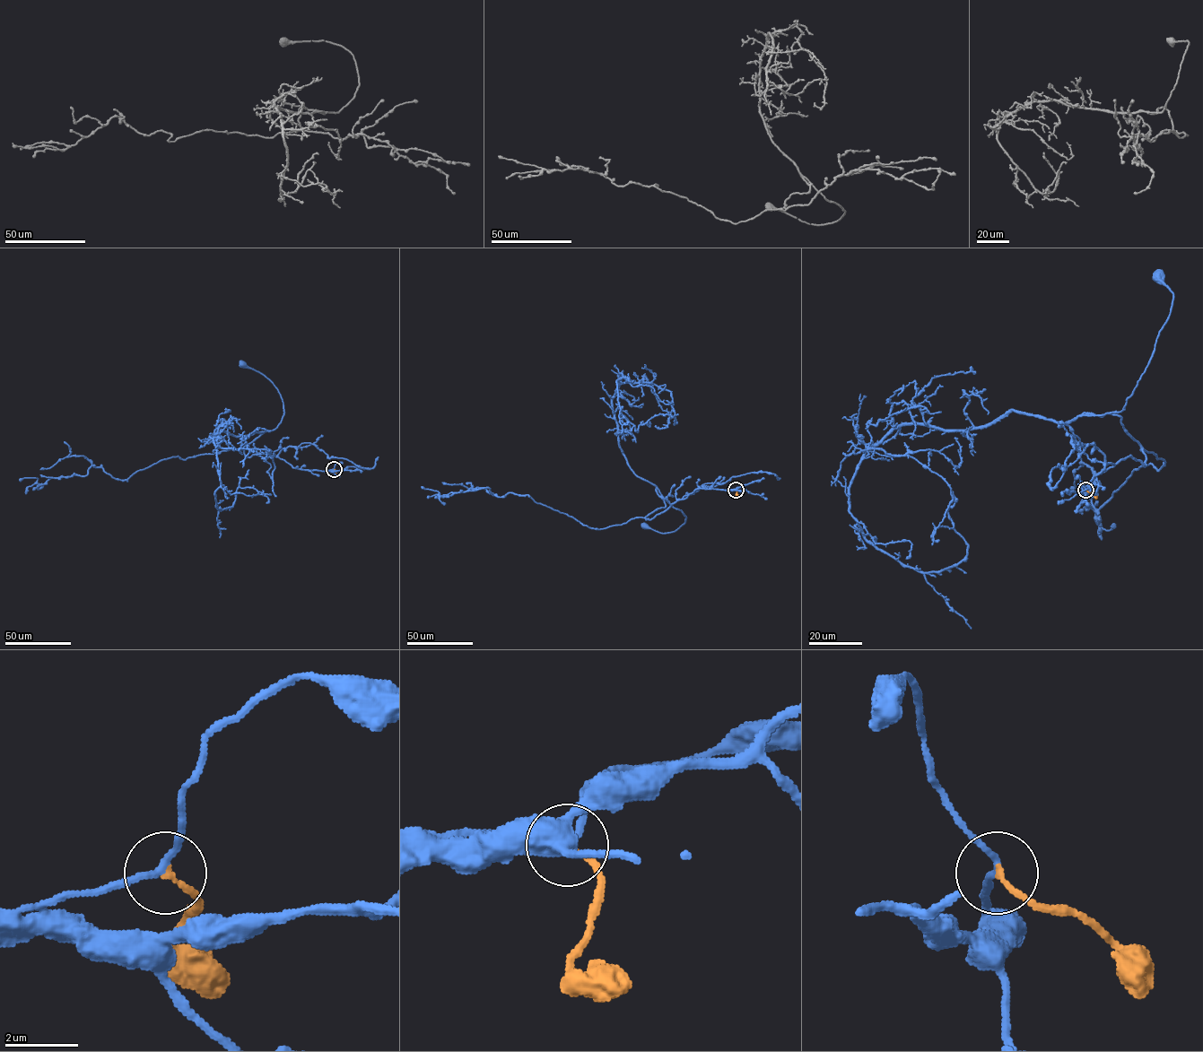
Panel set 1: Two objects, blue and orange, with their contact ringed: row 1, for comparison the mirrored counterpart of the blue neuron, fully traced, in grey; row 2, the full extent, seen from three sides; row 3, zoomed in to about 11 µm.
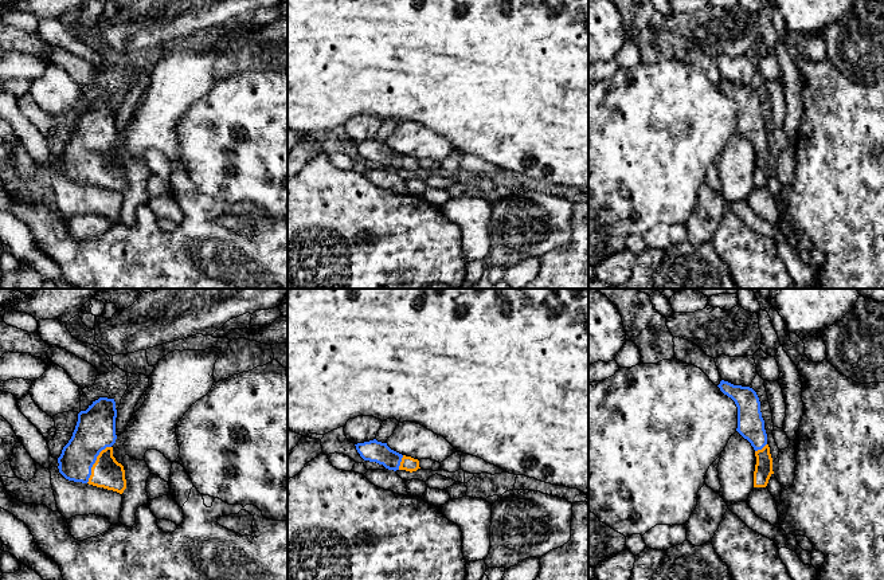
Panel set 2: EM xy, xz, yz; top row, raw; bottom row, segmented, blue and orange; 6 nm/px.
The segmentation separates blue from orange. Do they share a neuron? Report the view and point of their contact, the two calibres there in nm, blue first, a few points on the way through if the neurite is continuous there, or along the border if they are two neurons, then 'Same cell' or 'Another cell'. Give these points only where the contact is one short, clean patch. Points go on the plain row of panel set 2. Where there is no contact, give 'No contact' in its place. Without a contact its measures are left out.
Touches blue at xy (94, 161). Thickness 240 nm (blue) against 180 nm. Path across: xy (96, 128), (94, 161), (106, 172). Same cell

